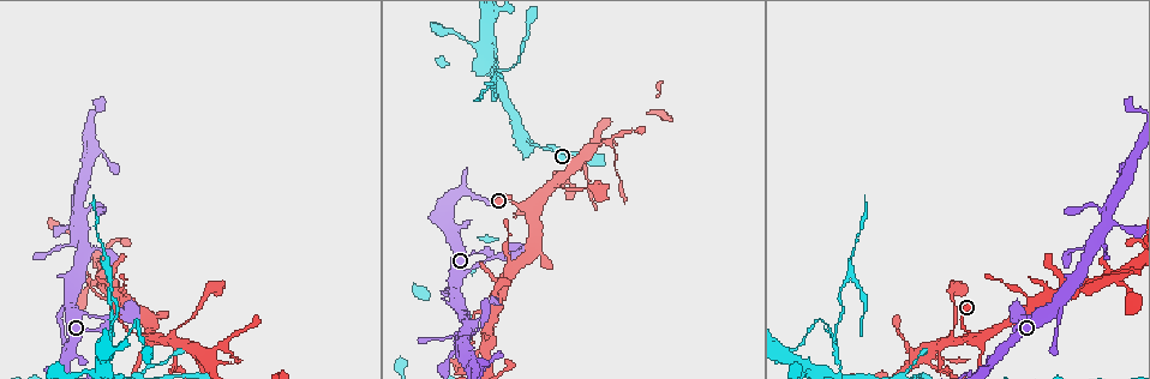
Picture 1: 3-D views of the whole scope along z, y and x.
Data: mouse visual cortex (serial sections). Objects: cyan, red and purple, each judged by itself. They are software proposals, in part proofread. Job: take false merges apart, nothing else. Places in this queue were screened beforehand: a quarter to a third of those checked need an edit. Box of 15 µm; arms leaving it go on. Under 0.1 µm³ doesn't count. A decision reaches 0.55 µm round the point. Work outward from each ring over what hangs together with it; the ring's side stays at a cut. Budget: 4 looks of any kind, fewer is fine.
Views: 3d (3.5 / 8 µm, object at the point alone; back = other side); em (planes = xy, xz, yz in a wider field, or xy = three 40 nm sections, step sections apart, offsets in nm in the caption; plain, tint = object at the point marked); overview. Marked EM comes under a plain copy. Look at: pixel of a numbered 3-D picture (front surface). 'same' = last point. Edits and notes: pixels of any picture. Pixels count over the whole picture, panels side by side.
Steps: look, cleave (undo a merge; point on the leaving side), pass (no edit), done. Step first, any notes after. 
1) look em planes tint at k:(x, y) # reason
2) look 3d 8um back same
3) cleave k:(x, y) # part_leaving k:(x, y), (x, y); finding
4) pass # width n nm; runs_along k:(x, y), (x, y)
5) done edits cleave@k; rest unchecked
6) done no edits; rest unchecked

look 3d 3.5um at 1:(499, 71) # two arms in line, one across

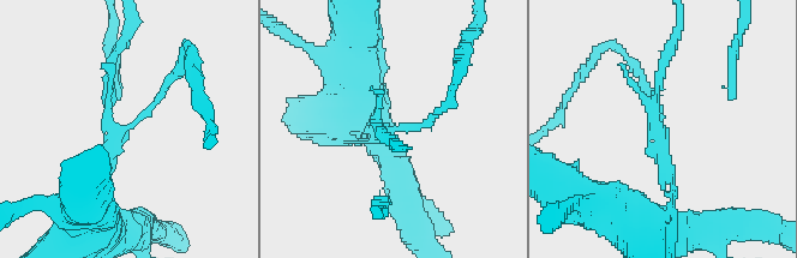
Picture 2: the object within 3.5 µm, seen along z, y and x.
look em xy step 2 tint at 2:(660, 138) # shape alone is not enough

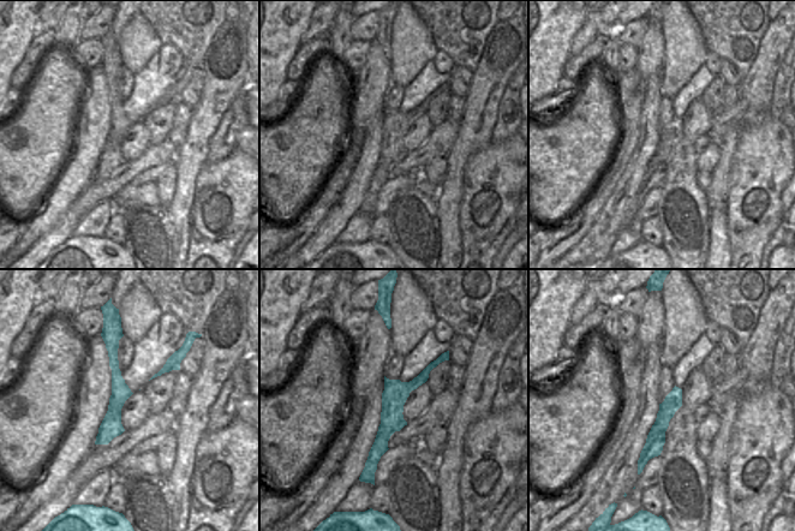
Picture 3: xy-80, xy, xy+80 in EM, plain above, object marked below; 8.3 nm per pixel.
pass # runs_along 3:(425, 373), (393, 403), (372, 463); all the same cell

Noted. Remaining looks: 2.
look 3d 3.5um at 1:(531, 206) # arms part here

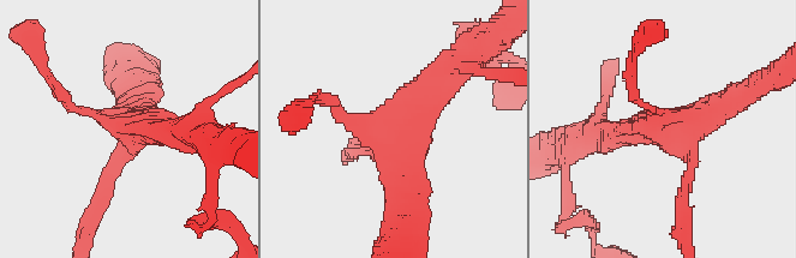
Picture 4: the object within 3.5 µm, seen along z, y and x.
pass # continuous, no second cell

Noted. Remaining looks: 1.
done no edits; rest unchecked

